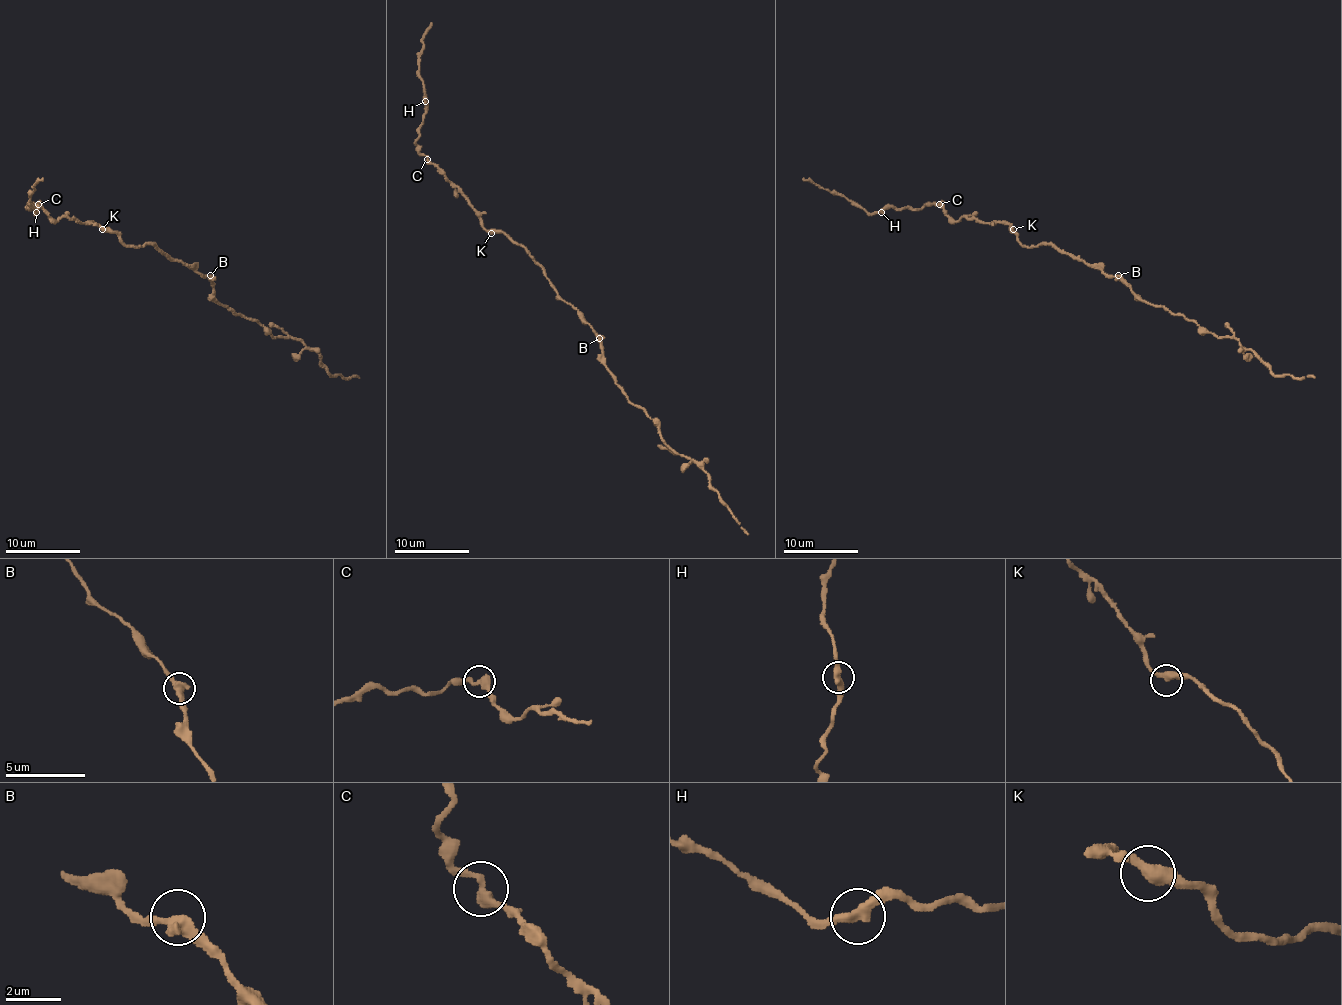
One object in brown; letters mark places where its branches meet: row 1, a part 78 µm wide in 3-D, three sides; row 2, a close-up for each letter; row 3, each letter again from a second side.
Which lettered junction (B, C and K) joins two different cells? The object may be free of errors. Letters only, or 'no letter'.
no letter

